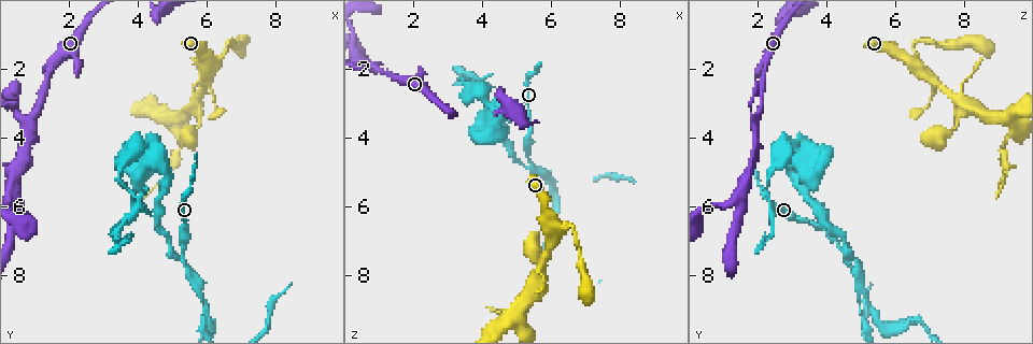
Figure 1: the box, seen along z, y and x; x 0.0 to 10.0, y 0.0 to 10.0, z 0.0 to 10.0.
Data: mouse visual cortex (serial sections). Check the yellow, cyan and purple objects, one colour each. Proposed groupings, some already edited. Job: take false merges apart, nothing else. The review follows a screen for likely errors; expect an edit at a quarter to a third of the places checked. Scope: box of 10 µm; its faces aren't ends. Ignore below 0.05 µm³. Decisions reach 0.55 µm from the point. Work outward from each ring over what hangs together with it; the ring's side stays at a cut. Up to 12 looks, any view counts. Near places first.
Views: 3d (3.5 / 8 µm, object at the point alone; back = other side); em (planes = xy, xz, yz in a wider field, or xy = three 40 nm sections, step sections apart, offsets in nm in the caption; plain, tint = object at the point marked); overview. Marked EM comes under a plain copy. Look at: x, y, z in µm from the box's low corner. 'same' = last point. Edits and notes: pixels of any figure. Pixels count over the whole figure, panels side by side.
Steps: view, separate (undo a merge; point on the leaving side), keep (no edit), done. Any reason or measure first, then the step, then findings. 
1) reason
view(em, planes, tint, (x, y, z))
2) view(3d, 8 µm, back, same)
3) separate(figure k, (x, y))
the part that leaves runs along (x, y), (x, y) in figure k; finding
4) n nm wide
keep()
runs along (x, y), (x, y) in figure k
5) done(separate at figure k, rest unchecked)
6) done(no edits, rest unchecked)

abrupt turn
view(3d, 8 µm, (5.45, 7.90, 4.85))

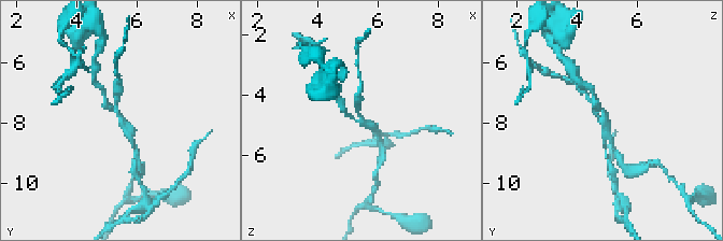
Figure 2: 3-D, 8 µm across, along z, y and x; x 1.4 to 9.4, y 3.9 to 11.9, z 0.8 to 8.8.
3 arms; arms of 150, 150, 250 nm
view(em, xy, step 5, tint, same)

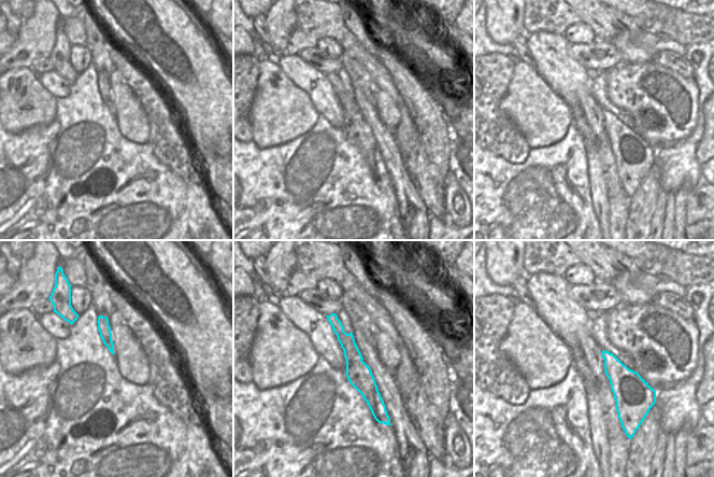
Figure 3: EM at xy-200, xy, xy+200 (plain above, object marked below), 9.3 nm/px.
240 nm wide
separate(figure 2, (107, 105))
the part that leaves runs along (603, 119), (604, 113), (586, 86) in figure 2; two cells meet here

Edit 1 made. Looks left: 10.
a narrow waist
view(3d, 8 µm, (5.70, 3.05, 8.00))

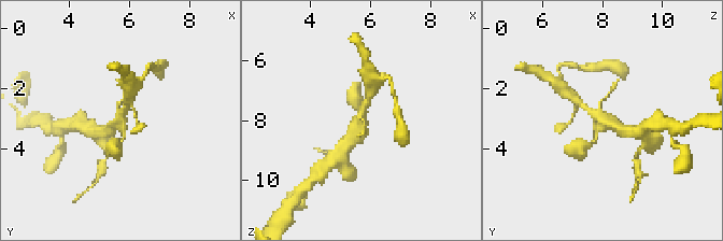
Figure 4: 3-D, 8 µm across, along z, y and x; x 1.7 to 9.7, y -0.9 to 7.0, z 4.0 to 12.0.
closer look
view(3d, 3.5 µm, same)

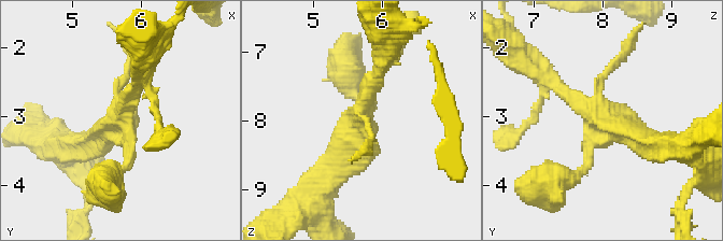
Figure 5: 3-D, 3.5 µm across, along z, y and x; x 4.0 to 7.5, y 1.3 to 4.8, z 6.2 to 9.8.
shape alone is not enough
view(em, planes, tint, (5.65, 3.00, 7.90))

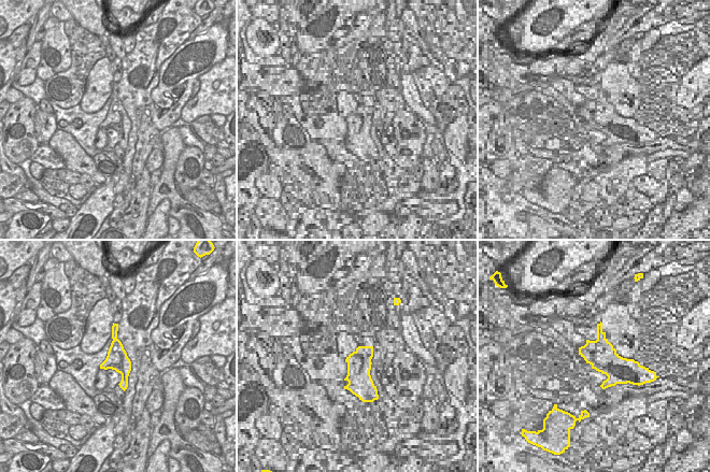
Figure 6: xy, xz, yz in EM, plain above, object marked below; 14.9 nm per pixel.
keep()
runs along (115, 326), (124, 386) in figure 6; continuous, no second cell

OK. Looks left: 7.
a narrow waist
view(3d, 3.5 µm, (5.15, 4.35, 9.15))

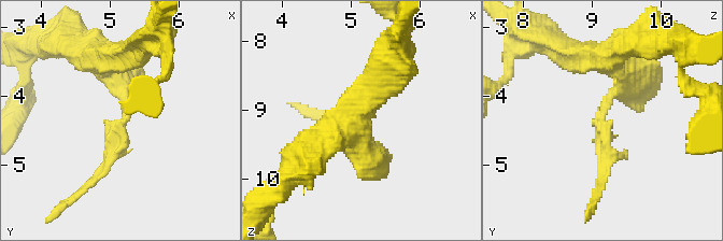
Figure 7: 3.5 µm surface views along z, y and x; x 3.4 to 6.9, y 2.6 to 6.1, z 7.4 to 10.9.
now the EM
view(em, xy, step 1, tint, (5.20, 4.30, 9.15))

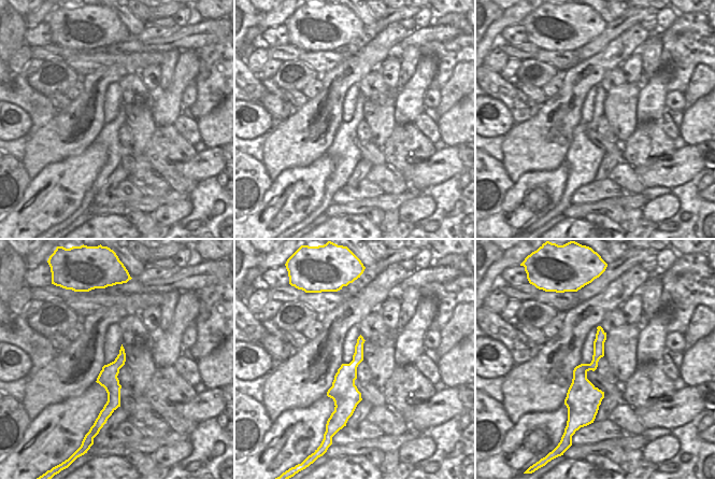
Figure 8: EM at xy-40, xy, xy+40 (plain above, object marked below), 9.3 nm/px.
keep()
runs along (615, 60), (626, 83), (598, 119), (604, 175) in figure 7; continuous, no second cell

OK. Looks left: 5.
see it whole again
view(overview)

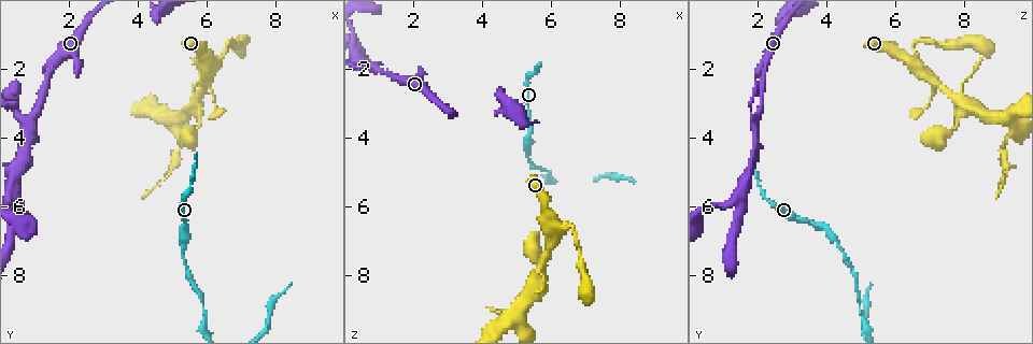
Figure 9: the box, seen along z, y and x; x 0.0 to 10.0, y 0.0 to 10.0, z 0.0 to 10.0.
abrupt turn
view(3d, 3.5 µm, (6.70, 1.20, 6.65))

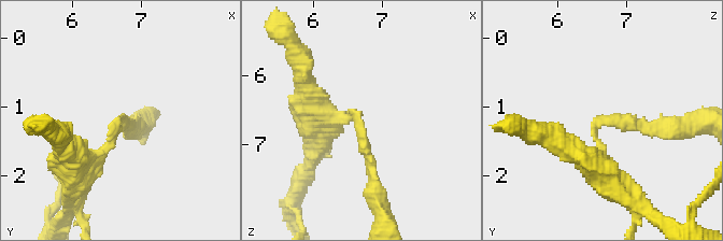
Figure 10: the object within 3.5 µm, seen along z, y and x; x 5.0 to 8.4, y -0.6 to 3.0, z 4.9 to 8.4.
arms of 150, 350 nm
view(em, xy, step 5, tint, (6.60, 1.20, 6.65))

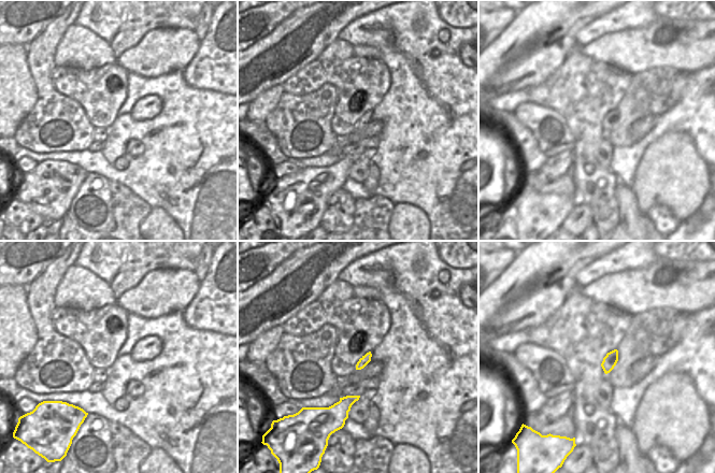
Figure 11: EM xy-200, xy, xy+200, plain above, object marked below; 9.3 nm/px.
keep()
runs along (314, 110), (354, 112), (374, 181) in figure 10; one cell here

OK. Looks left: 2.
done(separate at figure 2, rest unchecked)

